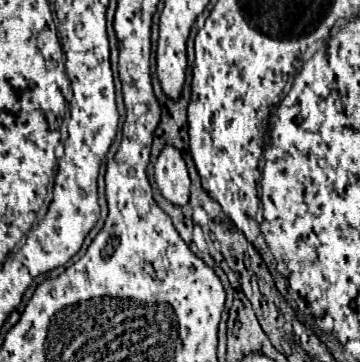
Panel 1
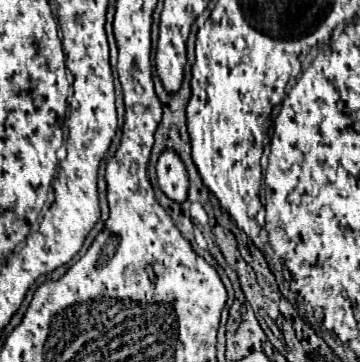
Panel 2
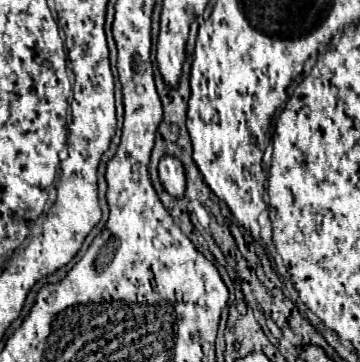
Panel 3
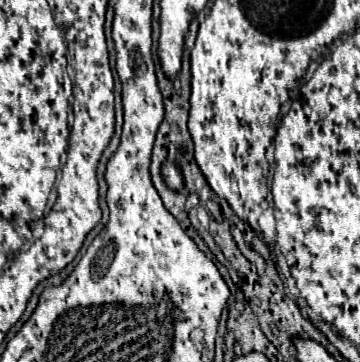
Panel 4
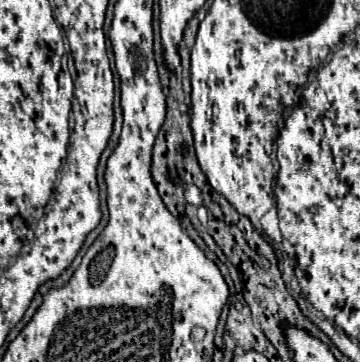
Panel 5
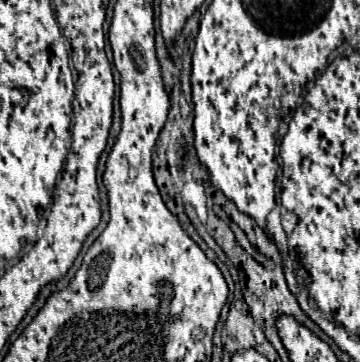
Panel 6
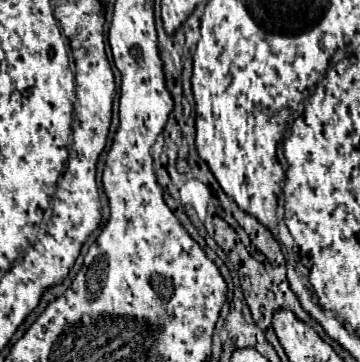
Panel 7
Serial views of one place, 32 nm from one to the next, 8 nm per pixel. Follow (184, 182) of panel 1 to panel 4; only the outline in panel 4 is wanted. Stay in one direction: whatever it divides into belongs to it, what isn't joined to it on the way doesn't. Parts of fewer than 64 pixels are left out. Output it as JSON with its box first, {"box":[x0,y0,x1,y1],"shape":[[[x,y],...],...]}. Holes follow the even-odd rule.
{"box":[162,162,184,190],"shape":[[[166,162],[166,164],[162,166],[162,172],[164,172],[164,178],[166,178],[166,182],[168,182],[168,186],[170,186],[172,190],[180,190],[180,188],[184,186],[182,172],[180,172],[180,168],[178,168],[176,164]]]}

